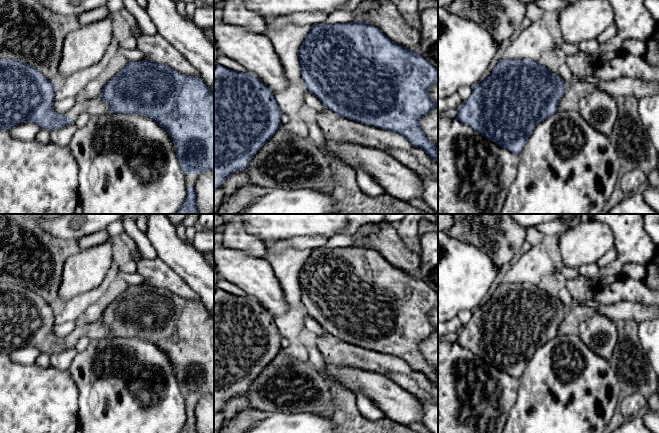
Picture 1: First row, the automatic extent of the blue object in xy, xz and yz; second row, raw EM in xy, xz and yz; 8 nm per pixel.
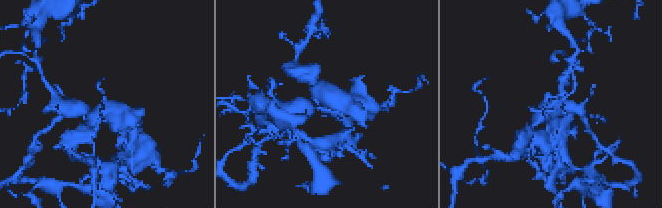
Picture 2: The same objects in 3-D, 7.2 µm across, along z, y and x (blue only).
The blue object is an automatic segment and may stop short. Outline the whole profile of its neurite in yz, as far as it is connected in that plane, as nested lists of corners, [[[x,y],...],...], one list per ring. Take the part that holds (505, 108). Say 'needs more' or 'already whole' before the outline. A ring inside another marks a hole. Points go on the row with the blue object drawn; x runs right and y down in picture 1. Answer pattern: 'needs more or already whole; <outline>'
needs more; [[[527,58],[501,59],[487,79],[473,86],[470,97],[463,101],[454,113],[461,123],[469,125],[488,140],[514,154],[520,154],[528,138],[541,121],[546,120],[558,110],[578,111],[580,100],[588,96],[594,89],[595,87],[591,83],[582,80],[572,80],[566,88],[558,73],[552,73],[539,62]]]

